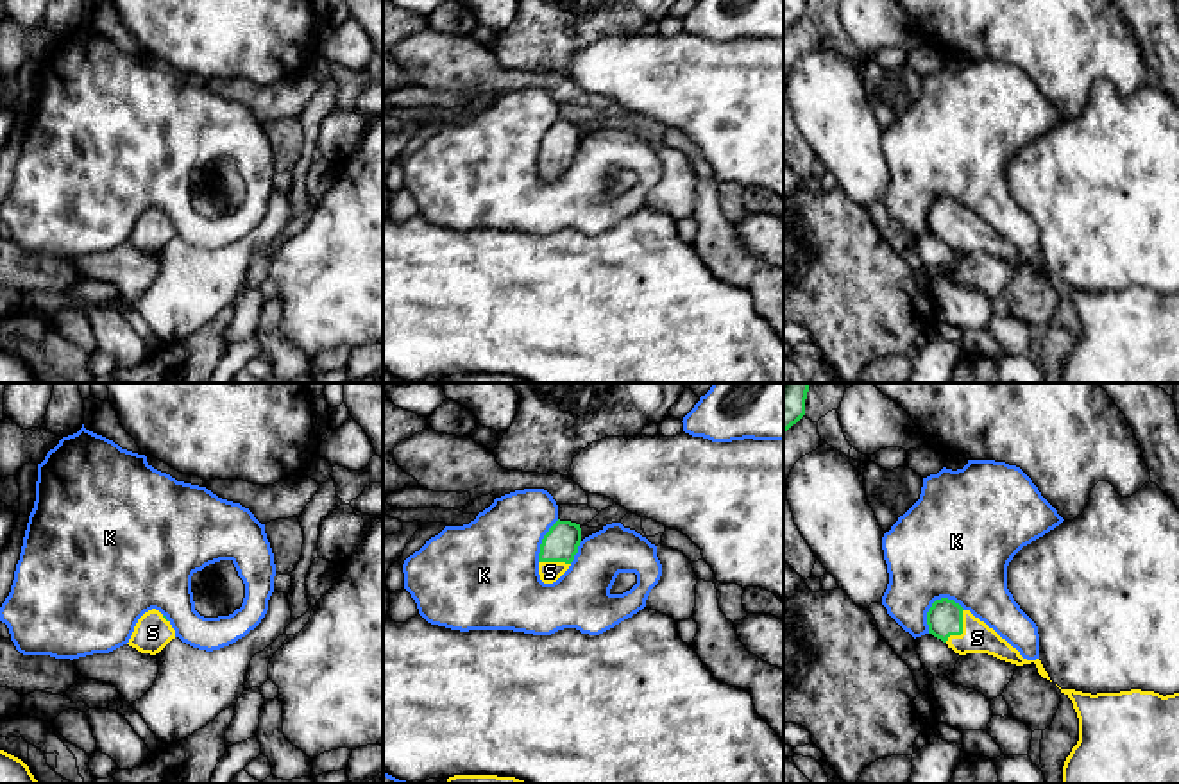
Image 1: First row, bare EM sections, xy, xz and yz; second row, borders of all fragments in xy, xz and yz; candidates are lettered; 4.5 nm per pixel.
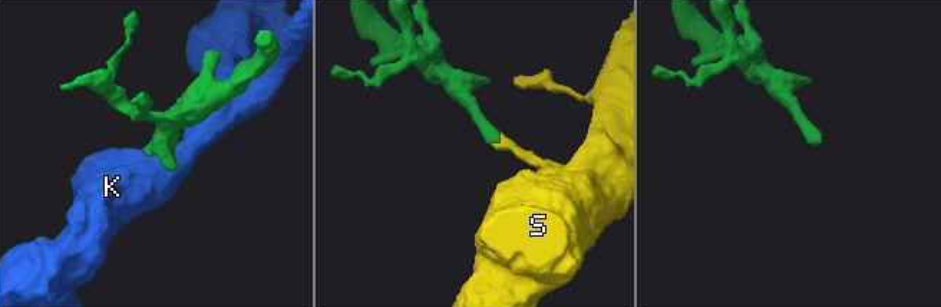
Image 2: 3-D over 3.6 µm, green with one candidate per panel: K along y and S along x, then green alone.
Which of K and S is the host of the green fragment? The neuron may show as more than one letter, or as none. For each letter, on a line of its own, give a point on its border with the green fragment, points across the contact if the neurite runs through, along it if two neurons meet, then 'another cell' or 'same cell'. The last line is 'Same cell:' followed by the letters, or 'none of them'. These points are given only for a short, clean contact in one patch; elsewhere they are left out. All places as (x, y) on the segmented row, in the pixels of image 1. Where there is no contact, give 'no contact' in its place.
K: contact yz (934, 602); another cell
S: contact yz (961, 629); way yz (945, 616), (961, 629), (977, 638); same cell
Same cell: S

